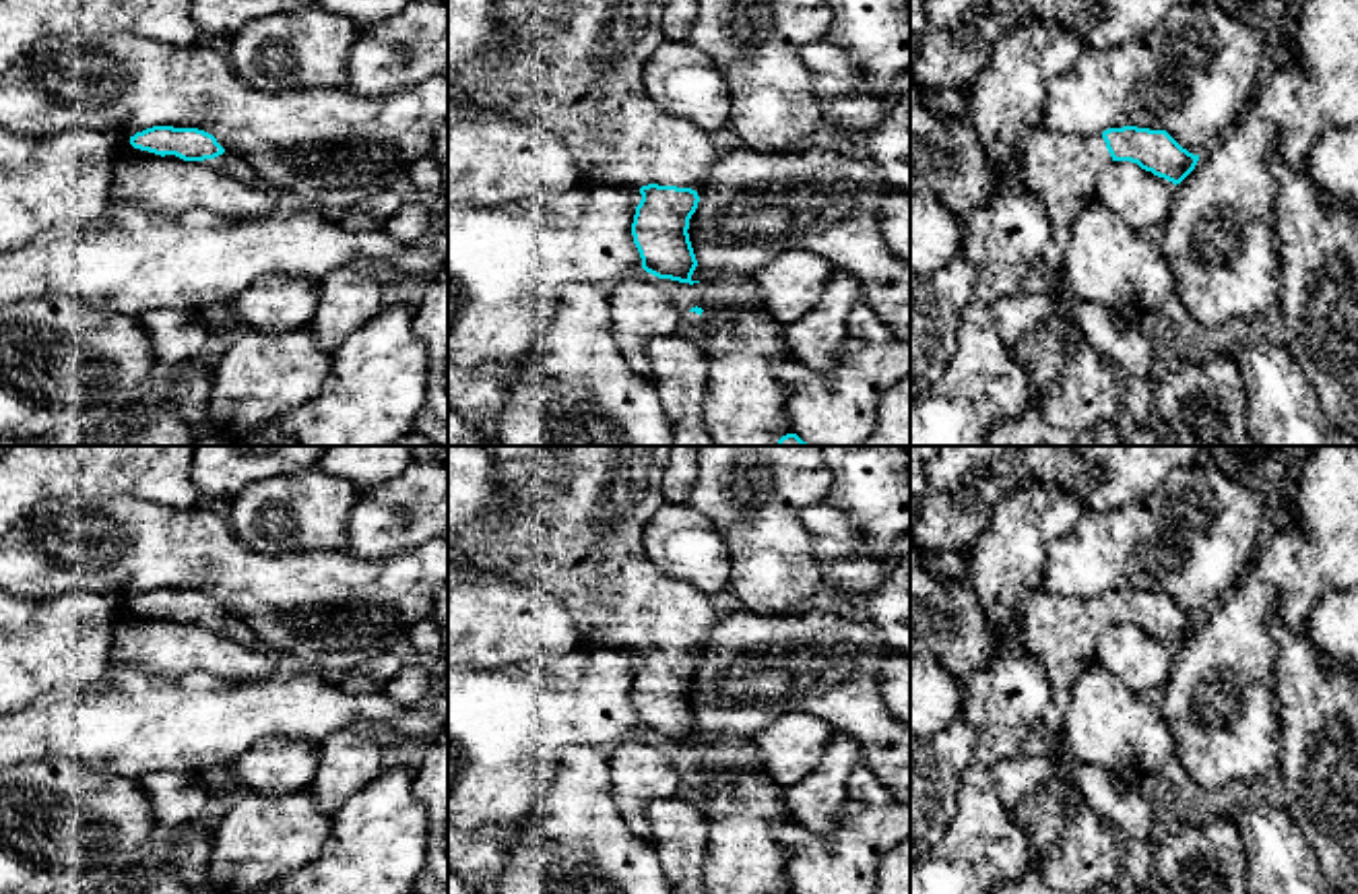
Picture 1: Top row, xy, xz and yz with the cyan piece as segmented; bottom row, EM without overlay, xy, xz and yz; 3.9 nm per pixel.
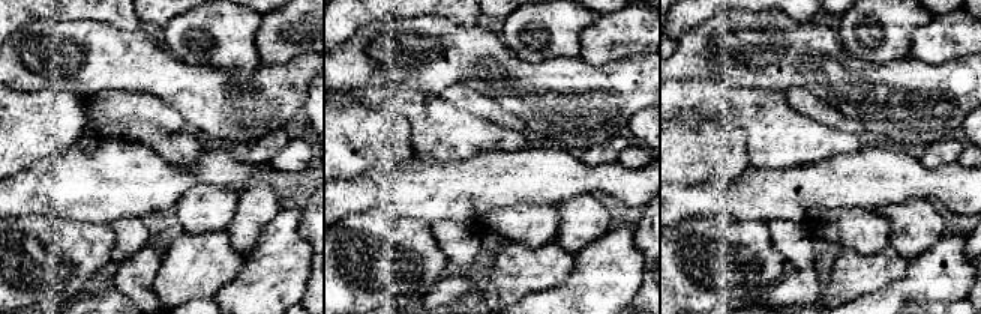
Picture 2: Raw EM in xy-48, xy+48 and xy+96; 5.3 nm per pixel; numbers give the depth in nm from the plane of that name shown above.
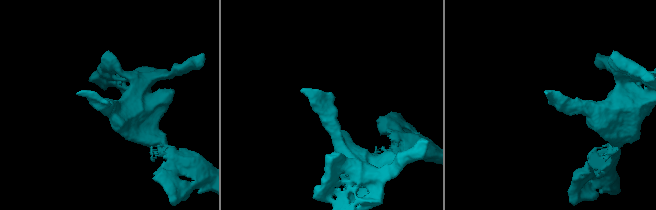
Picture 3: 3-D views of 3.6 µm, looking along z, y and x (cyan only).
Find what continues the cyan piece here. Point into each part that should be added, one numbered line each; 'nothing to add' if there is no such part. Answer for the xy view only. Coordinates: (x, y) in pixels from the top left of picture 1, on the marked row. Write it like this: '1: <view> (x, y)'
1: xy (228, 164)

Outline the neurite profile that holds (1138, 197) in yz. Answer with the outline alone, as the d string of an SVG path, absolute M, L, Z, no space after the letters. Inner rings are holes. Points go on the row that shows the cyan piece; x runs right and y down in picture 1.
M1110 161L1096 178L1098 200L1143 235L1168 221L1174 188L1131 161Z

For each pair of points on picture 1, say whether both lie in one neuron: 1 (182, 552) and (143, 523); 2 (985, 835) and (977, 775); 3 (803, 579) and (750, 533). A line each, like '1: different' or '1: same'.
1: same
2: same
3: same

